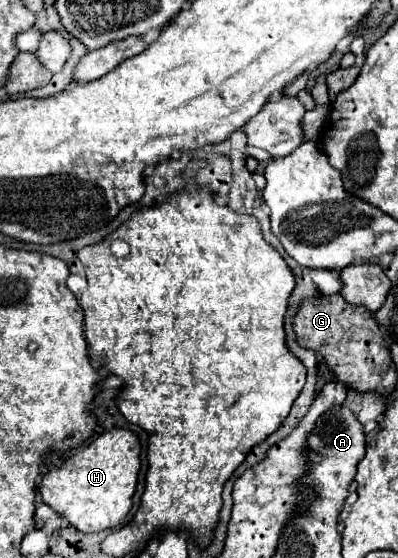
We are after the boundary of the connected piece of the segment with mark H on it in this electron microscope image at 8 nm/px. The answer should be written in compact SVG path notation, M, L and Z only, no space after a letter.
M111 428L89 446L69 456L57 470L43 476L39 494L47 506L59 512L81 532L103 532L117 528L133 506L137 474L141 468L139 440L131 430Z

